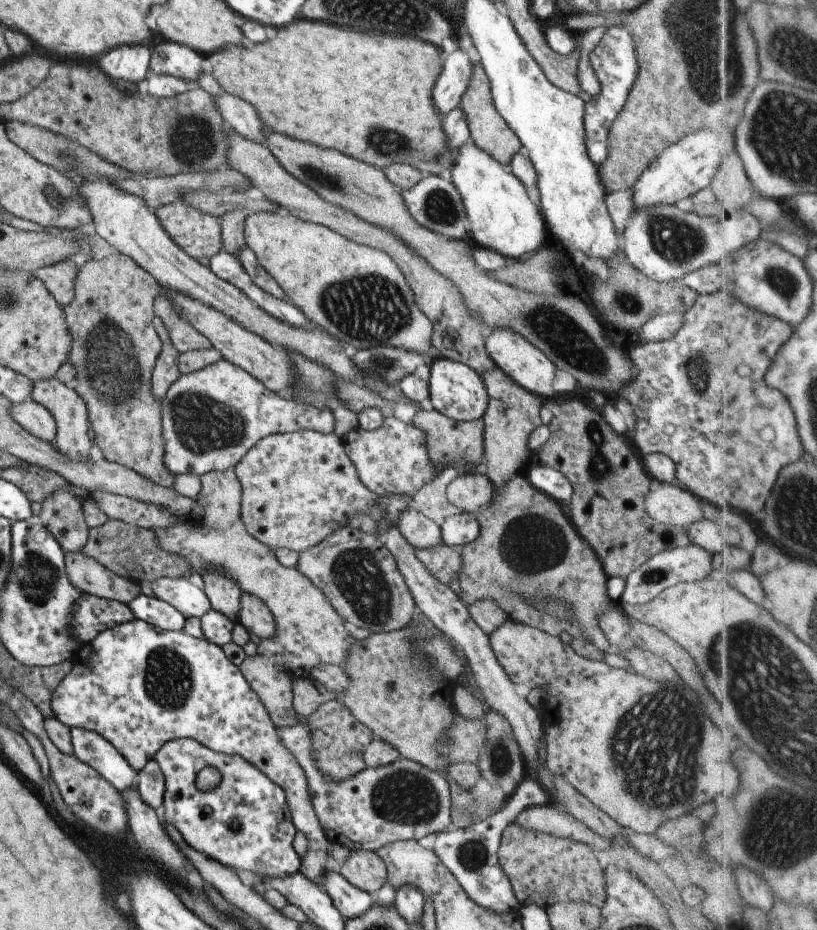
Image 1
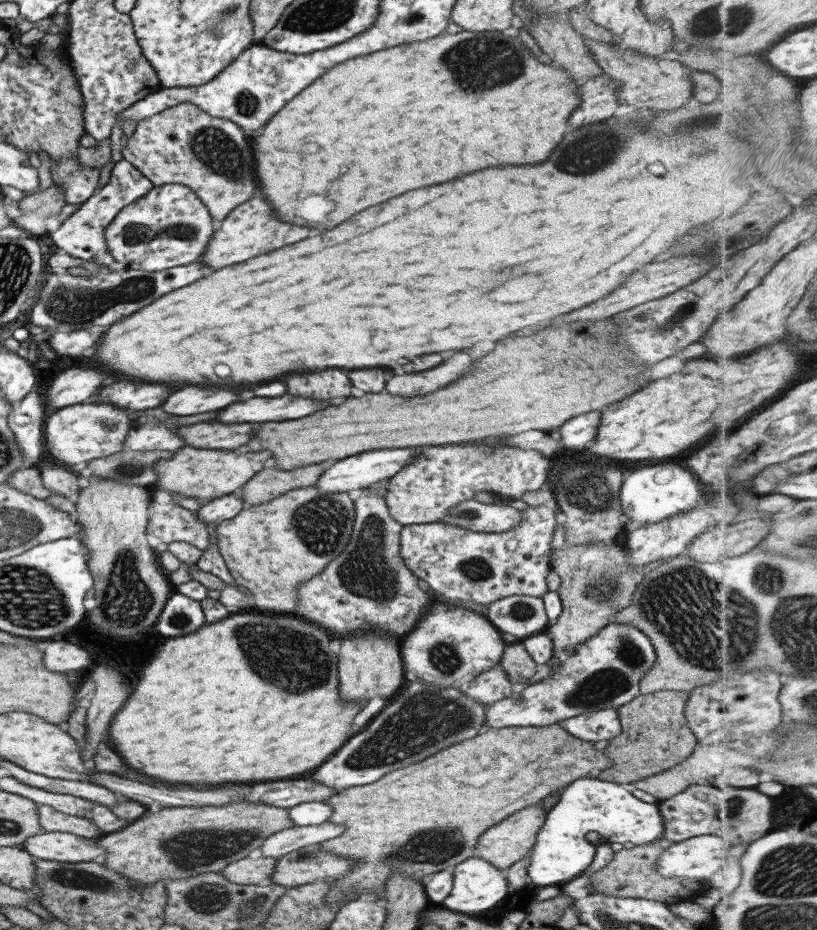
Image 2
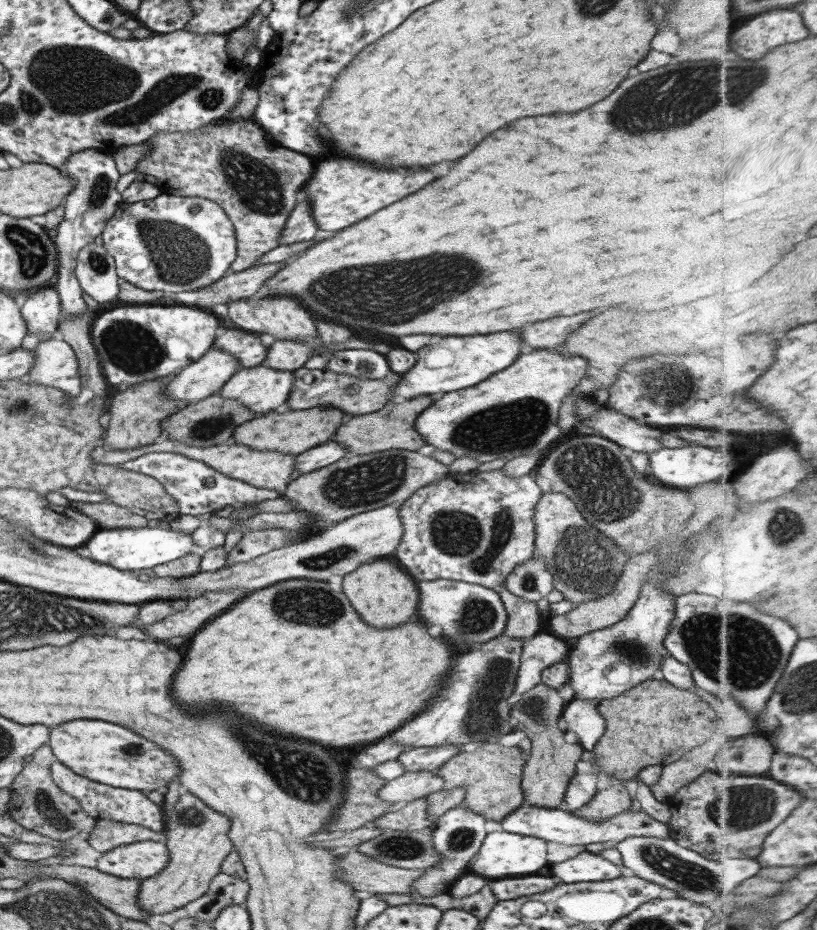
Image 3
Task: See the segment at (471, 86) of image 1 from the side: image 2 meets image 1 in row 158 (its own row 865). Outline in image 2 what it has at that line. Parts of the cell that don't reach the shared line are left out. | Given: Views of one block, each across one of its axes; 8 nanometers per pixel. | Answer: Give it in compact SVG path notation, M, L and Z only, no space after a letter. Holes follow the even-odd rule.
M539 804L527 806L519 812L513 814L513 818L505 818L499 824L491 826L487 832L483 832L476 840L473 856L482 858L497 867L497 870L504 871L514 862L520 861L525 855L529 854L531 847L534 845L537 831L542 828L545 820L545 808Z

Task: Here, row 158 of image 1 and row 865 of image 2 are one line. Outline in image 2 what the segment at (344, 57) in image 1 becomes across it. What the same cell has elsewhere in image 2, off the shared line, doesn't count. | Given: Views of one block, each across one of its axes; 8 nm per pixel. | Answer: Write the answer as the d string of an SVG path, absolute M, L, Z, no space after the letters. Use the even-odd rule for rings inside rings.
M556 722L548 724L547 728L513 727L487 730L483 734L477 734L471 740L463 740L451 748L445 748L443 752L437 752L417 764L389 772L379 780L375 780L373 784L349 787L335 792L323 802L329 808L333 808L326 821L343 825L344 831L339 836L321 842L320 849L332 855L353 859L357 866L354 864L351 871L343 877L328 880L330 889L324 896L324 903L348 903L362 897L361 894L374 896L377 891L384 890L385 882L391 872L405 874L411 880L418 882L423 876L451 868L454 864L459 864L462 860L473 856L479 834L483 834L499 820L507 818L511 812L525 808L547 797L549 792L563 790L569 783L603 771L605 768L611 768L611 760L607 759L603 752L597 752L589 742L573 738ZM519 762L529 762L539 766L533 766L531 770L527 768L523 784L511 786L511 770L515 776Z

